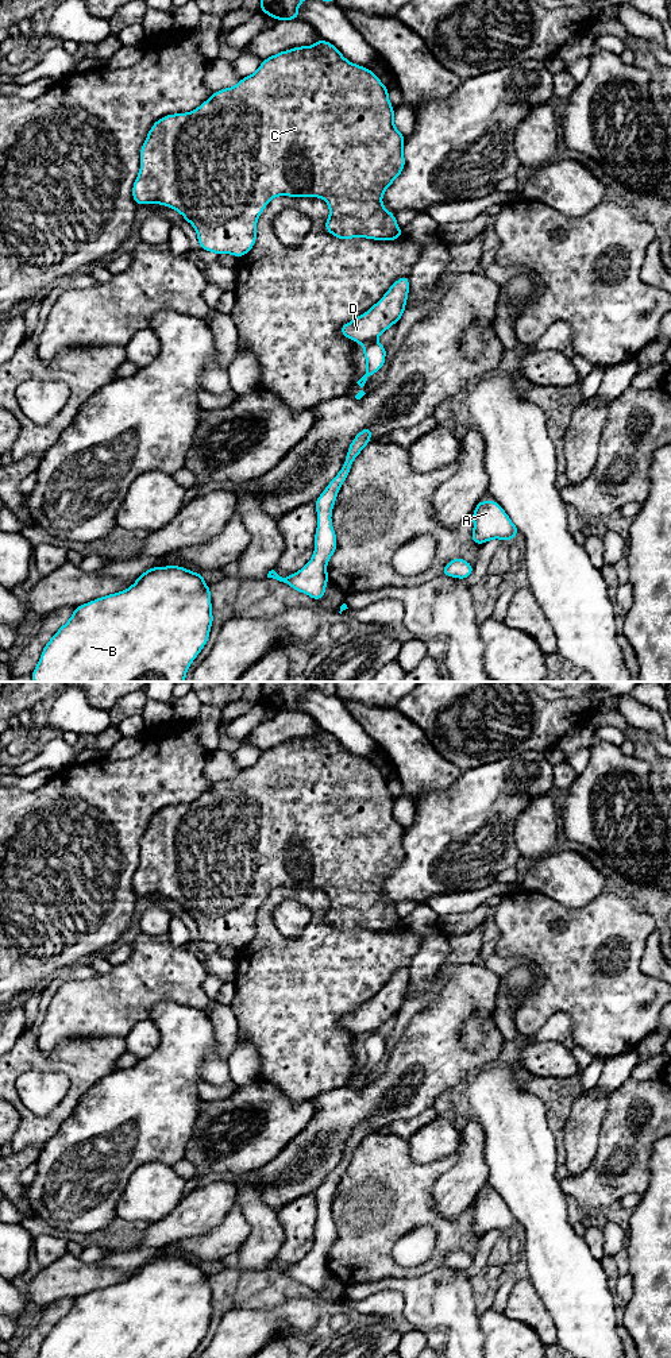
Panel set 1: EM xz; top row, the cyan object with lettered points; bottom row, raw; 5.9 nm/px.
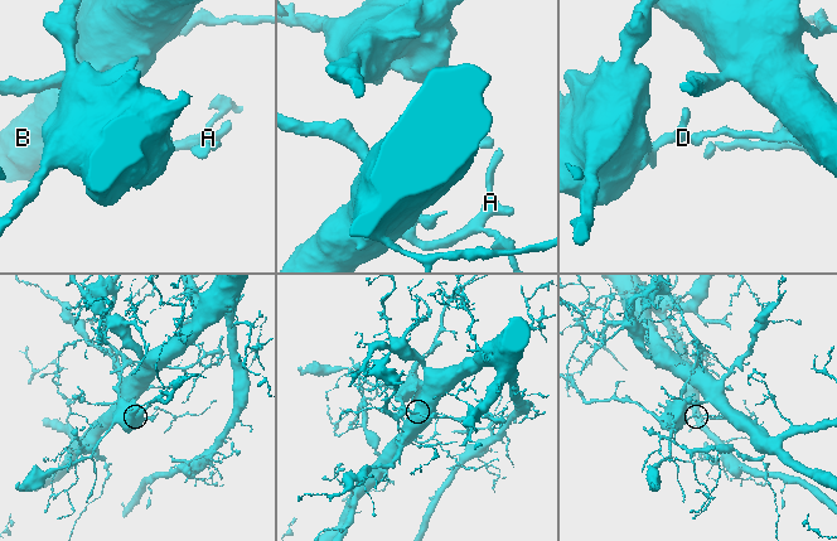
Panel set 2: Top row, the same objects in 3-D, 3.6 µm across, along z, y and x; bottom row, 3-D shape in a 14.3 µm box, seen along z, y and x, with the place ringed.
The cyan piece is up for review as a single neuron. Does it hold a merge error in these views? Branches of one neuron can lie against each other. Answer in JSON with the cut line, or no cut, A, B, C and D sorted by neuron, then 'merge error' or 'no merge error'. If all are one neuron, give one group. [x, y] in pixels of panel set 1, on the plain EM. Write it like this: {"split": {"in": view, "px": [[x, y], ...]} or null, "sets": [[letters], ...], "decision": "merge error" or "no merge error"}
{"split": {"in": "xz", "px": [[373, 1030], [363, 1037]]}, "sets": [["A", "B"], ["C", "D"]], "decision": "merge error"}

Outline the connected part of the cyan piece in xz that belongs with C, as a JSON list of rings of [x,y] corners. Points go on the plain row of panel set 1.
[[[319,730],[312,737],[297,737],[279,742],[262,752],[254,765],[243,768],[235,778],[213,783],[212,788],[188,805],[166,806],[150,819],[140,838],[140,861],[132,876],[132,890],[138,896],[161,895],[180,903],[197,925],[201,941],[217,946],[232,945],[238,950],[246,946],[257,933],[257,913],[269,892],[277,887],[320,888],[328,894],[329,908],[324,919],[336,930],[367,929],[373,931],[397,931],[402,921],[397,917],[396,906],[382,896],[382,887],[405,859],[405,827],[394,818],[394,799],[389,791],[389,780],[370,760],[347,752],[329,733]]]

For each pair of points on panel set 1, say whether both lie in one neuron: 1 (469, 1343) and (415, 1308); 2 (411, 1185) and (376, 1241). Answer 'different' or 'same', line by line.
1: same
2: same

